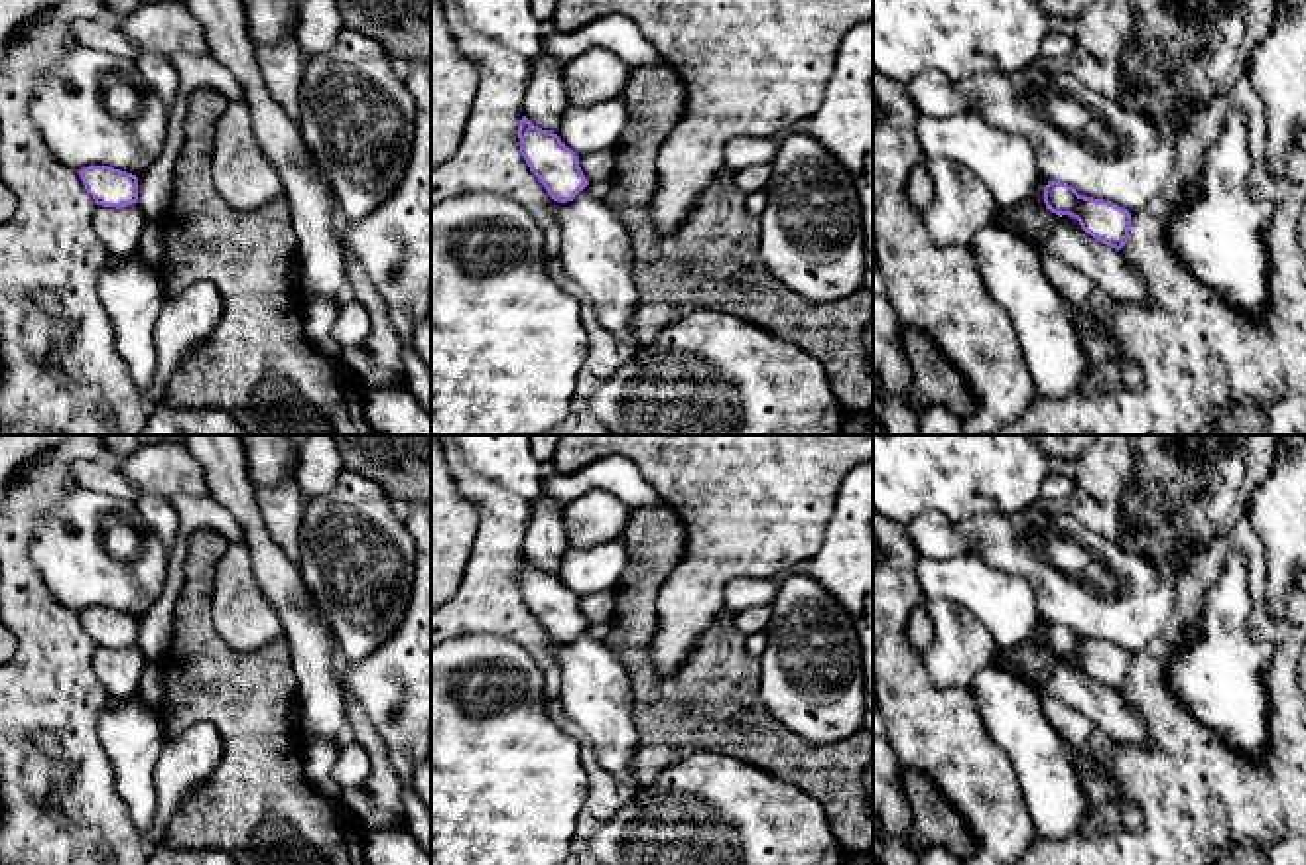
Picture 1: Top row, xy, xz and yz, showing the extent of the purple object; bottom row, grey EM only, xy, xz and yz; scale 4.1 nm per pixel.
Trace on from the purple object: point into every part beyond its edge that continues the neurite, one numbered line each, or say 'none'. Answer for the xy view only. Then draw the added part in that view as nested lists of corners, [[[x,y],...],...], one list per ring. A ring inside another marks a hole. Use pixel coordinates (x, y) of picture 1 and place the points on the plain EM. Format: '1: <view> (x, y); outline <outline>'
none

